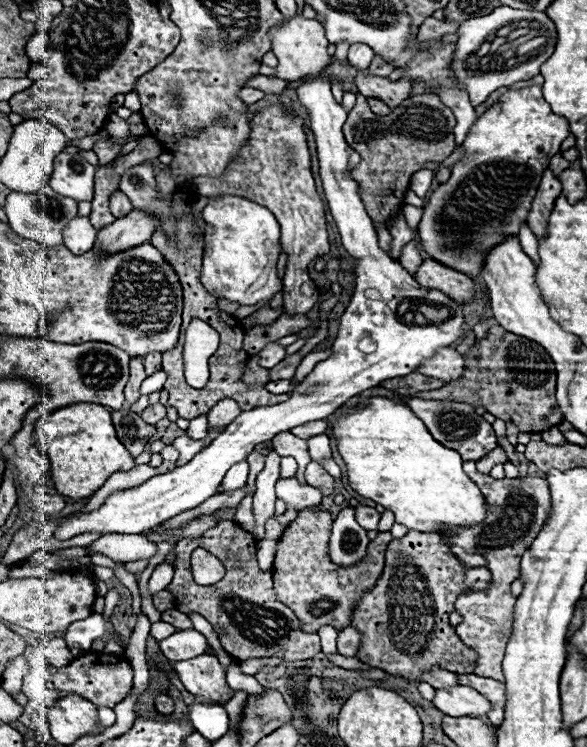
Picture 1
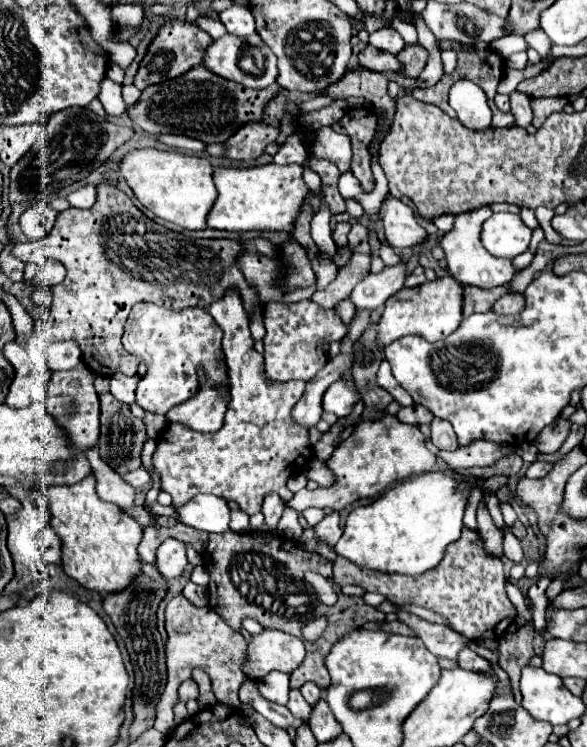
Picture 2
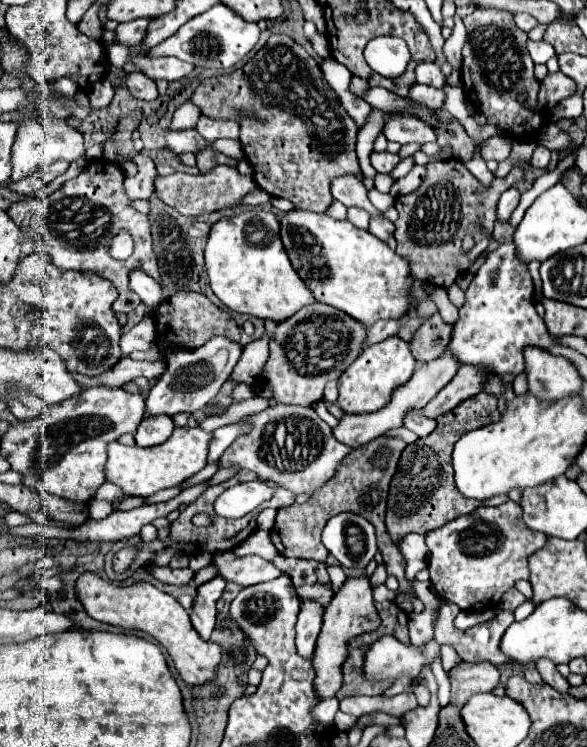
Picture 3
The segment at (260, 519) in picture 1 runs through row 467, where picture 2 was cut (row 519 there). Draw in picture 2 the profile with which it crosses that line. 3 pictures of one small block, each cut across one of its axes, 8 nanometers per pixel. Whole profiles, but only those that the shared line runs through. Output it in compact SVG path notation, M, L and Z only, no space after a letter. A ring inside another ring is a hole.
M268 494L268 496L264 498L262 514L264 514L266 526L276 528L278 520L280 520L280 516L282 516L282 512L284 512L284 506L286 506L286 502L284 502L280 496L276 496L276 494Z

